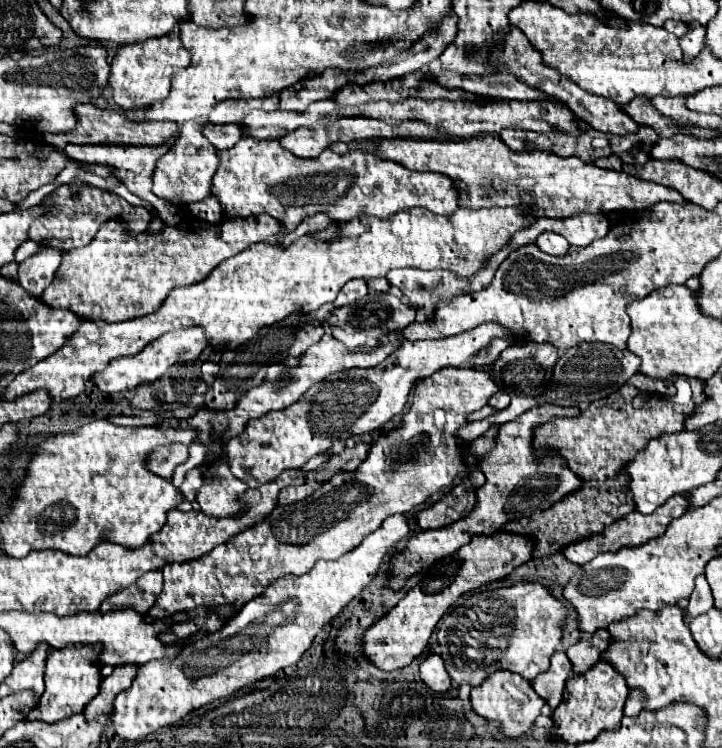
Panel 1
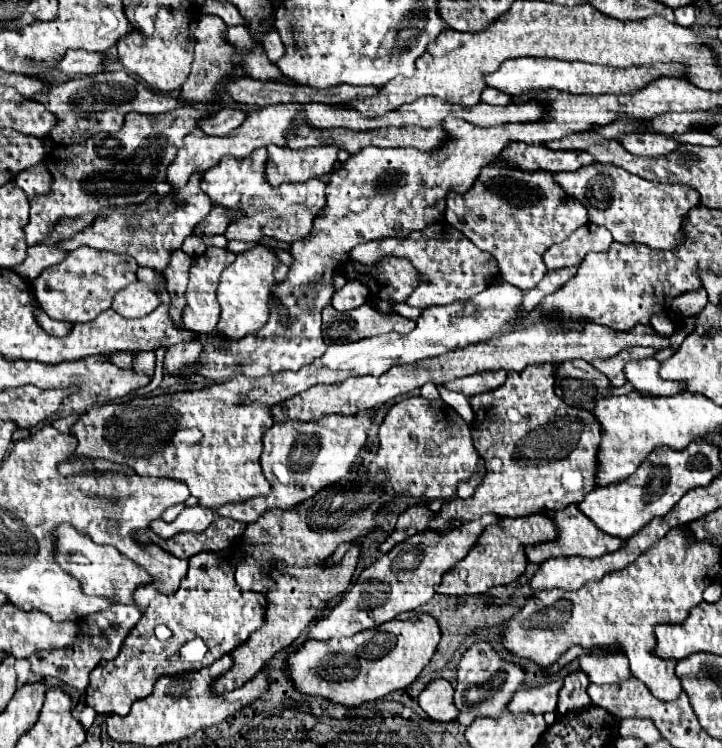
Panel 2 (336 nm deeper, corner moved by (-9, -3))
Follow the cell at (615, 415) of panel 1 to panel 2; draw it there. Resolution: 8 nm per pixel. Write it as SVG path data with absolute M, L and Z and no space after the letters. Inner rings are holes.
M549 364L527 366L519 374L507 374L503 386L485 394L477 394L469 400L475 412L475 420L471 424L471 436L477 452L485 460L487 474L471 498L445 502L437 518L429 524L431 530L447 532L449 518L467 522L483 514L517 518L517 516L537 514L543 510L561 510L567 504L579 504L585 498L585 494L595 488L595 474L599 470L597 454L603 436L599 420L589 410L567 406L553 392L553 376L539 376L539 374L555 374L555 366Z

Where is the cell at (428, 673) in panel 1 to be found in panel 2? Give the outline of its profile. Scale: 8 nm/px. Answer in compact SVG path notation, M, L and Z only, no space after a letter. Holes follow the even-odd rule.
M445 678L431 680L419 694L419 706L431 720L449 722L455 720L459 710L453 704L453 686Z

